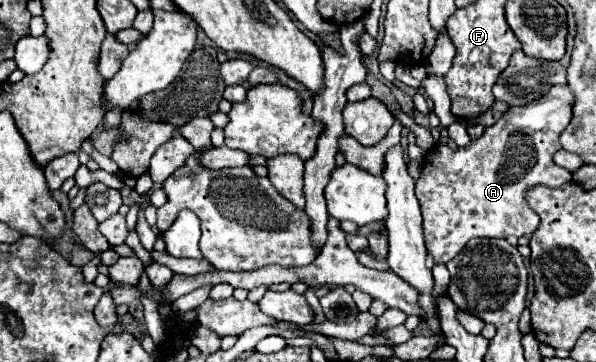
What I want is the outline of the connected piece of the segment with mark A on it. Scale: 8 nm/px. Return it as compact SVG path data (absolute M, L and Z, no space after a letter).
M555 86L539 100L509 108L501 120L485 130L485 134L471 142L467 148L457 148L455 152L447 144L431 148L423 162L421 176L415 183L415 194L425 222L425 248L437 264L447 264L453 260L471 238L507 238L507 236L531 236L539 226L539 214L531 210L525 200L525 192L533 186L561 186L571 180L571 172L553 162L553 154L561 150L559 136L567 128L573 116L573 92L569 86Z

